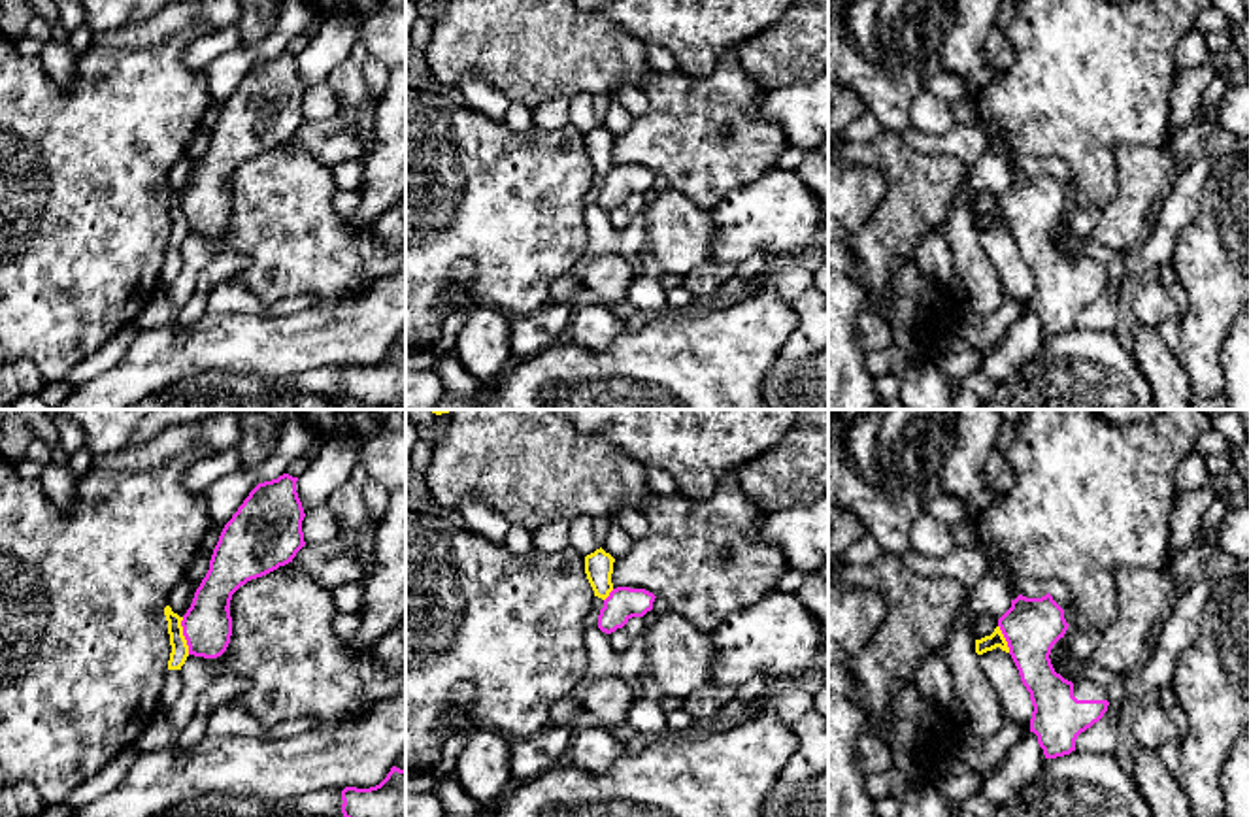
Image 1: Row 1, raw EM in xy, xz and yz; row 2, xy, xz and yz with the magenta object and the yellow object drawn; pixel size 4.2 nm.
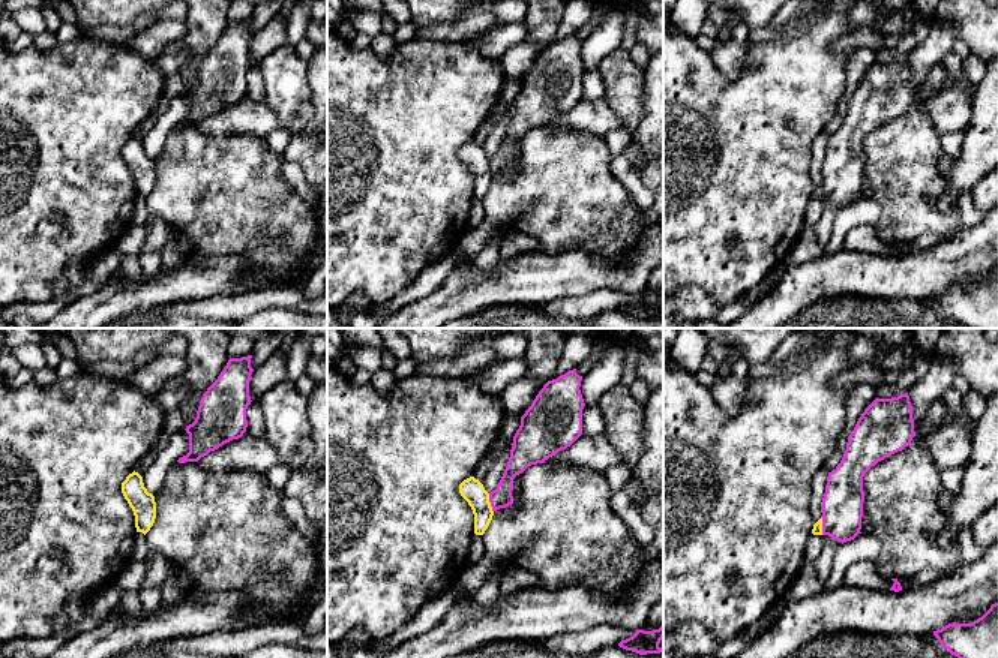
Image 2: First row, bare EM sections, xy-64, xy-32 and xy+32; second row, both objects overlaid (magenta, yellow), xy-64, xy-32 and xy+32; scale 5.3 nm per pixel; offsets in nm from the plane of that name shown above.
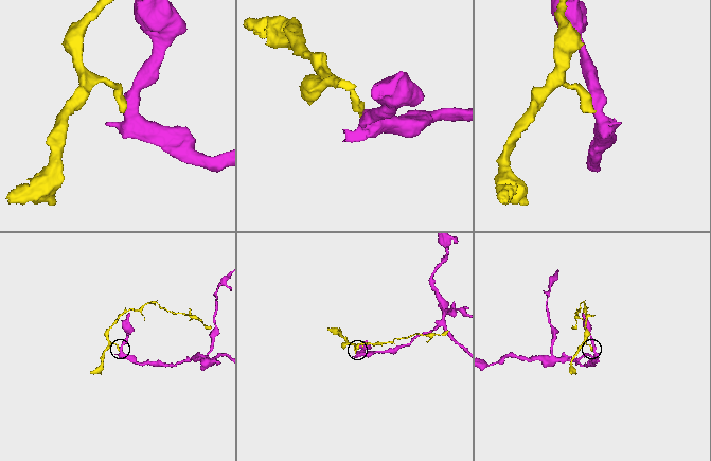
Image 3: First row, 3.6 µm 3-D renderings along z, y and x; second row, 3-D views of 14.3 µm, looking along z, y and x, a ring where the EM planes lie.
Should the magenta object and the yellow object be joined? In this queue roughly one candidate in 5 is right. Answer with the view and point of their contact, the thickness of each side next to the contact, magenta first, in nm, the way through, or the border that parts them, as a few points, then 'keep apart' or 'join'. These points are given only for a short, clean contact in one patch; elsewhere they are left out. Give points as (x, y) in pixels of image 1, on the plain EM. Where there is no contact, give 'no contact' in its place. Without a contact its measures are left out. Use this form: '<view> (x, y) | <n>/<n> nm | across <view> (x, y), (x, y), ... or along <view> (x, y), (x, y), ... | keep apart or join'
xy (183, 212) | 200/80 nm | along xy (182, 195), (182, 212), (189, 231) | keep apart

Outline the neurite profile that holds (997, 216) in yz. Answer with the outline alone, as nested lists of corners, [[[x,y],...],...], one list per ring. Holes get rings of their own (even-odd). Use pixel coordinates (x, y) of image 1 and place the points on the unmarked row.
[[[996,204],[991,213],[985,213],[981,217],[975,217],[975,230],[977,232],[983,232],[983,230],[992,228],[996,225],[1000,225],[1006,230],[1009,230],[1008,219],[1006,219],[1000,204]]]

